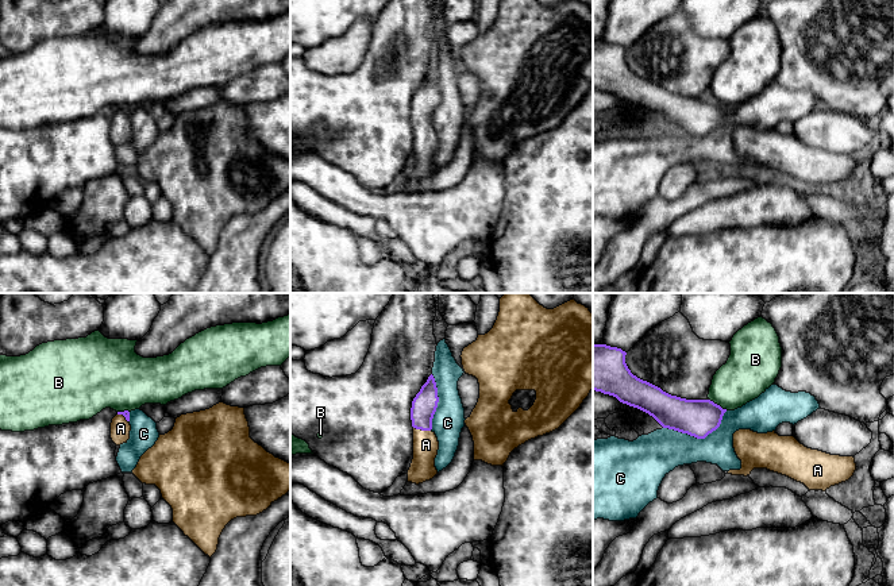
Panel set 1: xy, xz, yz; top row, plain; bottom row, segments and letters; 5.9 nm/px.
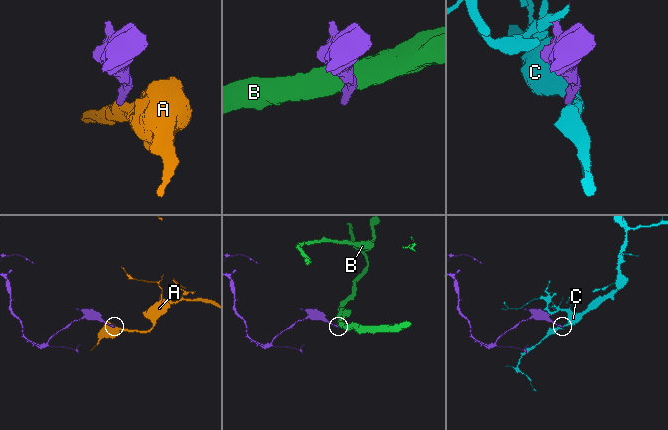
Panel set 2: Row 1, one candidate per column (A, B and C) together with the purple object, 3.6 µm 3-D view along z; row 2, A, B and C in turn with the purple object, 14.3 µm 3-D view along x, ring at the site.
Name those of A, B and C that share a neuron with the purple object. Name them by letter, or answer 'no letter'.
A

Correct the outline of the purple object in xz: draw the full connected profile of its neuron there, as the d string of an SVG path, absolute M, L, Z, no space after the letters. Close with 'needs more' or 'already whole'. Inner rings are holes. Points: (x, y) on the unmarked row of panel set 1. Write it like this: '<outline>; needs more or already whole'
M431 72L412 99L411 117L413 124L413 157L408 167L408 180L423 181L432 177L438 167L435 155L439 139L432 130L432 116L439 100L438 85Z; needs more

